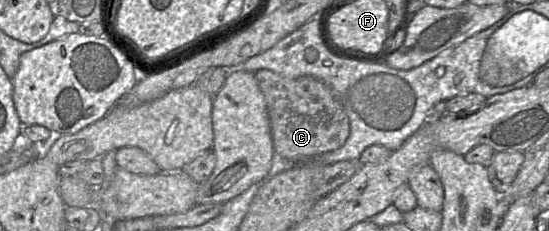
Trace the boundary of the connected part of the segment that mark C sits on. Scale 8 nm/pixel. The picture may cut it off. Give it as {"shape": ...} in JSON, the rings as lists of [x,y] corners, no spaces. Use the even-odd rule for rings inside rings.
{"shape":[[[268,69],[255,73],[264,95],[271,125],[274,151],[302,163],[342,147],[350,134],[346,111],[332,88],[313,76],[287,78]]]}

